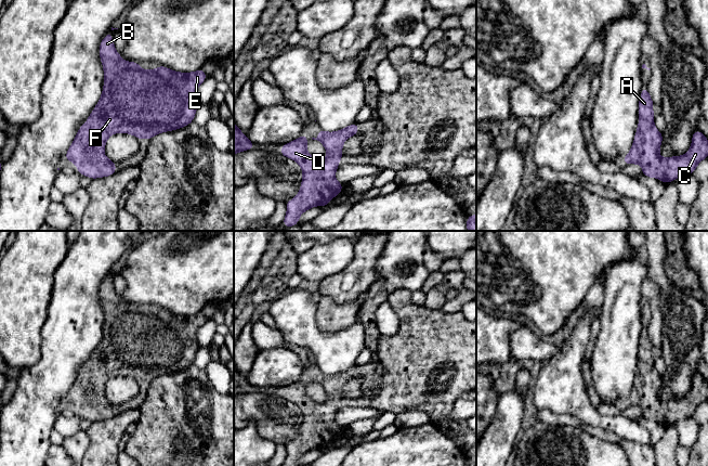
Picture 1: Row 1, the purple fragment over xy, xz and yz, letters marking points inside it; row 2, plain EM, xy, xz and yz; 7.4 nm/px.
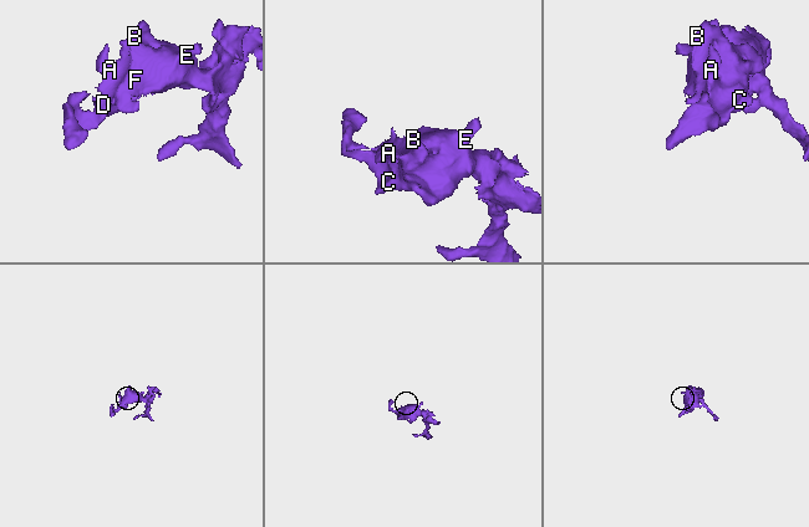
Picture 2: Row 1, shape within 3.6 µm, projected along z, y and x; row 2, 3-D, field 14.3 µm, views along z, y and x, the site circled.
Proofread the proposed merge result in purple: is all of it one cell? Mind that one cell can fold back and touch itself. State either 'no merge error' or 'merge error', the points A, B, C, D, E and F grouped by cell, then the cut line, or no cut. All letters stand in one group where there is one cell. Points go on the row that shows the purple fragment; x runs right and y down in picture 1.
no merge error; groups A B C D E F; cut none

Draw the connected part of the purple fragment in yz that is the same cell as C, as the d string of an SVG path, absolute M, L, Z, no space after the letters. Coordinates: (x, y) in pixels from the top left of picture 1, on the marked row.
M647 87L642 88L639 102L639 125L632 147L624 158L624 165L640 164L644 177L657 178L665 183L678 177L693 174L702 159L708 158L708 140L697 129L692 137L692 146L684 156L661 158L659 146L663 133L652 124L655 120Z

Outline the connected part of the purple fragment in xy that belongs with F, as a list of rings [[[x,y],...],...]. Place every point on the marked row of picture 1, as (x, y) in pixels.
[[[112,27],[112,30],[108,31],[102,40],[99,49],[104,68],[104,88],[102,96],[86,124],[78,129],[74,142],[64,156],[69,163],[77,164],[77,172],[92,179],[108,177],[116,172],[116,163],[103,155],[106,140],[109,135],[122,132],[133,134],[136,139],[150,140],[160,132],[172,131],[193,122],[196,109],[199,106],[196,94],[197,88],[208,78],[201,68],[194,73],[179,73],[159,65],[156,72],[152,68],[147,68],[143,72],[137,62],[126,62],[116,51],[112,36],[114,29],[118,28]]]

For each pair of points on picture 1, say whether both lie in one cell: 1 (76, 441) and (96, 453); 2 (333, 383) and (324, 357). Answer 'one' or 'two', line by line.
1: two
2: two

